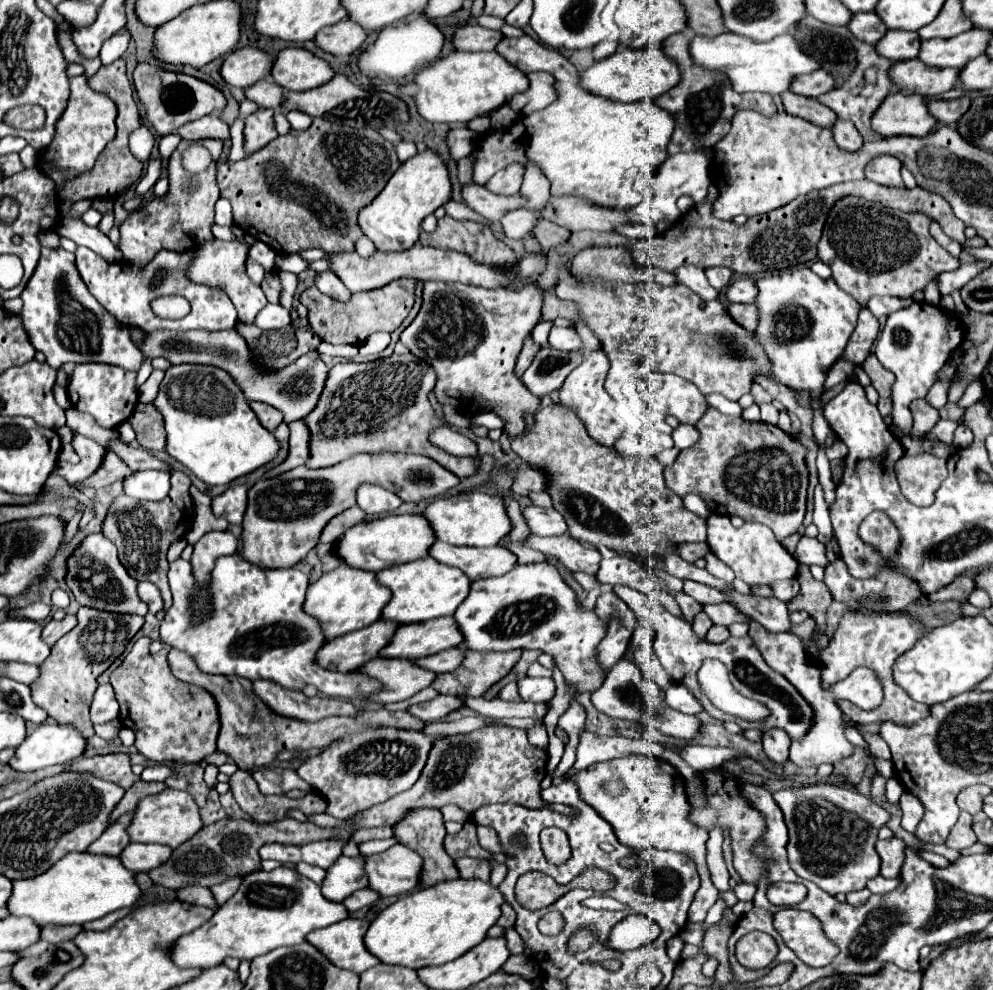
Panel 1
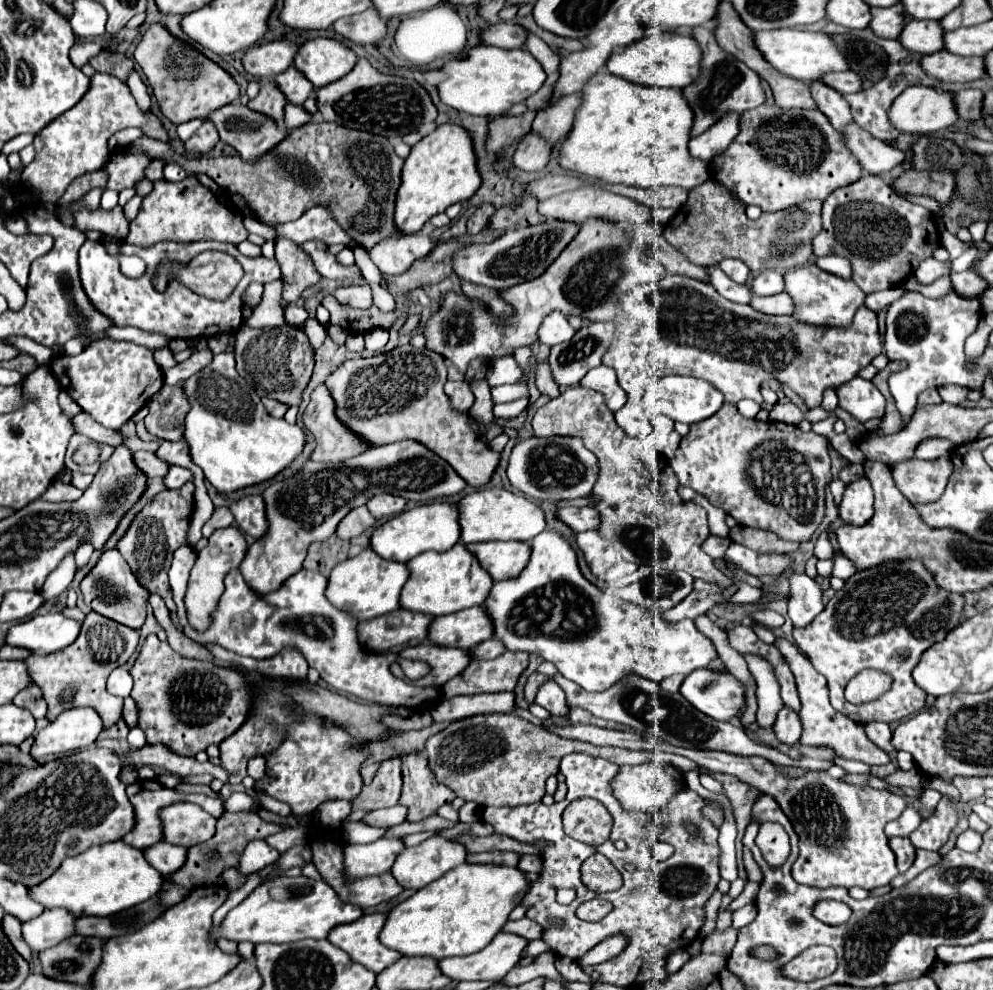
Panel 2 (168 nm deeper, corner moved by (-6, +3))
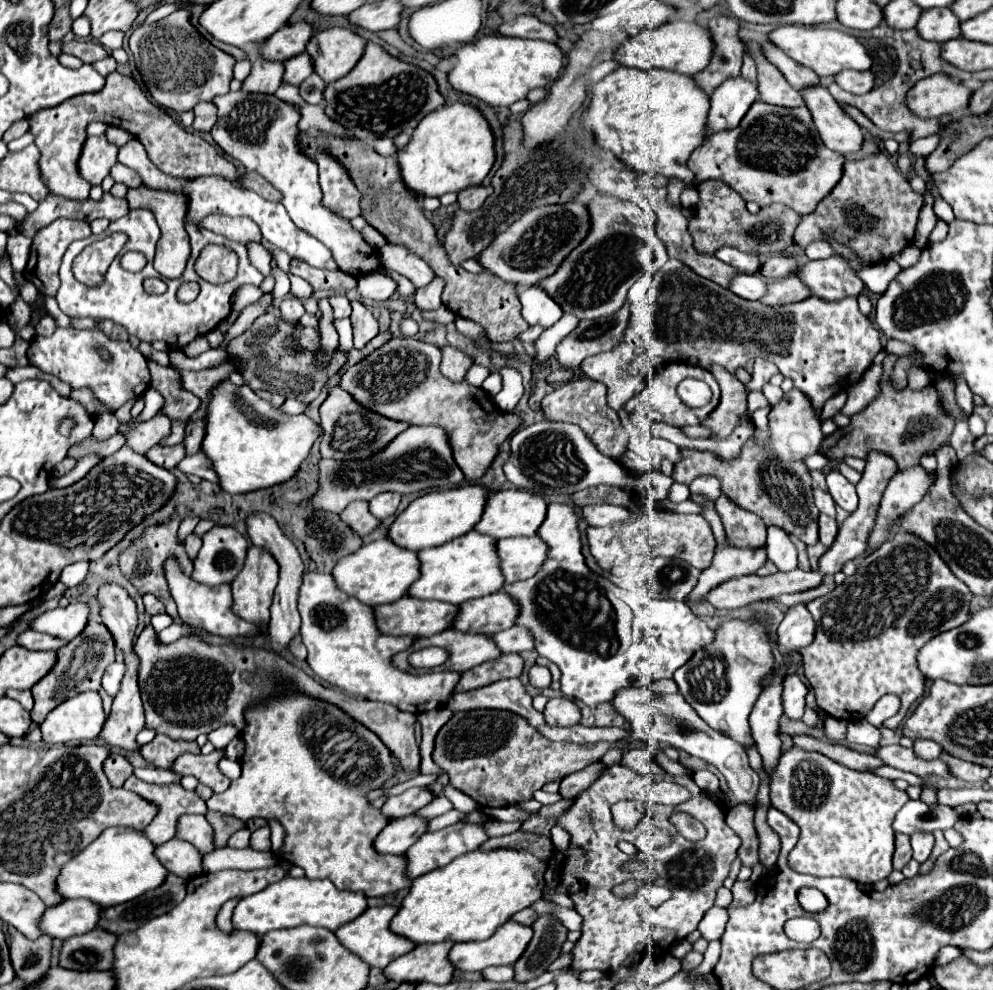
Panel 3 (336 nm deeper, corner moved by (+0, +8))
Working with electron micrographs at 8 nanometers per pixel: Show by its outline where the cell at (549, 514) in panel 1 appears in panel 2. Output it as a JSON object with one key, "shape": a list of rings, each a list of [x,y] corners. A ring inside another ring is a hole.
{"shape":[[[564,507],[556,511],[556,517],[576,533],[598,527],[598,513],[590,507]]]}

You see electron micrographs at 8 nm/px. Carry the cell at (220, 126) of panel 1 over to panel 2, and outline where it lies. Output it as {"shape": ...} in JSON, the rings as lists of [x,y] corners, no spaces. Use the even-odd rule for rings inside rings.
{"shape":[[[230,103],[230,105],[224,105],[220,109],[216,109],[214,113],[210,113],[208,117],[204,117],[206,121],[214,123],[214,127],[218,129],[218,135],[224,143],[232,145],[240,155],[242,159],[246,161],[254,161],[258,159],[260,155],[264,155],[266,151],[270,151],[276,143],[280,143],[286,133],[278,129],[278,125],[274,121],[270,121],[268,117],[256,113],[256,111],[250,111],[248,107],[242,107],[240,103]]]}

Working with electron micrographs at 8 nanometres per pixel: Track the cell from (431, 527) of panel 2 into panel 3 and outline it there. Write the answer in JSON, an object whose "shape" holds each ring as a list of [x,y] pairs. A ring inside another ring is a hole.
{"shape":[[[464,484],[460,488],[450,488],[450,490],[424,494],[420,498],[416,498],[394,520],[388,536],[398,546],[408,548],[408,550],[424,550],[424,548],[446,544],[446,542],[454,540],[456,536],[462,536],[462,534],[470,532],[478,524],[490,492],[492,490],[488,486],[482,486],[482,484]]]}

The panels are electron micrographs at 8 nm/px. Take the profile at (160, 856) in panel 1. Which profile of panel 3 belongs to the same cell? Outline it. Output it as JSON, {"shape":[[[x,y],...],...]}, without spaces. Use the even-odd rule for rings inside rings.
{"shape":[[[174,838],[158,846],[156,856],[170,872],[174,872],[184,880],[190,880],[192,876],[202,874],[202,854],[190,842]]]}

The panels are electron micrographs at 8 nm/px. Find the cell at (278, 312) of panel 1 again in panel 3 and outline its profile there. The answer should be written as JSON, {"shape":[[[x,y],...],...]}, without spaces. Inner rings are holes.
{"shape":[[[288,296],[288,298],[284,298],[280,302],[280,312],[282,312],[282,318],[286,322],[298,322],[304,316],[306,310],[304,310],[304,306],[302,306],[302,302],[298,298]]]}

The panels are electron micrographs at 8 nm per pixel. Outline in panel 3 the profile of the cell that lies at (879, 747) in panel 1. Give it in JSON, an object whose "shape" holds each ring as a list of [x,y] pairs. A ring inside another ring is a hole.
{"shape":[[[888,694],[888,696],[882,696],[882,698],[880,698],[880,702],[878,702],[878,704],[874,706],[874,710],[866,716],[866,720],[878,728],[878,726],[882,726],[882,722],[884,722],[886,718],[894,716],[898,710],[900,710],[900,698]]]}

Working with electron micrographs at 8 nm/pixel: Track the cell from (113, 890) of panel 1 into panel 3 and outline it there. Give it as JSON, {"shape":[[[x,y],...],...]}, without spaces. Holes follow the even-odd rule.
{"shape":[[[108,828],[94,840],[92,846],[86,846],[64,864],[58,876],[58,892],[64,898],[88,898],[104,908],[130,902],[144,892],[158,888],[168,876],[168,870],[160,864],[154,850],[156,846],[142,830]]]}

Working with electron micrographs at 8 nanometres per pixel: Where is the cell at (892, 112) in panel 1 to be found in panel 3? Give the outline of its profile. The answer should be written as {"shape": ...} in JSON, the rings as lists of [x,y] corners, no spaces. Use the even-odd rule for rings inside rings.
{"shape":[[[948,74],[922,78],[908,92],[908,106],[920,118],[940,118],[944,114],[966,110],[972,90],[952,80]]]}

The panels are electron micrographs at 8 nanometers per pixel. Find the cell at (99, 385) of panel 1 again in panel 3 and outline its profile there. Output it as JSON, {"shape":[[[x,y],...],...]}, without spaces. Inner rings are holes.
{"shape":[[[56,328],[52,336],[36,336],[30,342],[28,348],[28,362],[30,366],[40,368],[42,372],[56,374],[60,380],[68,382],[72,388],[92,388],[96,398],[110,406],[112,410],[118,410],[124,402],[130,398],[142,396],[150,386],[150,370],[146,364],[146,358],[140,356],[138,350],[130,346],[130,342],[120,342],[108,338],[98,328],[78,330],[78,328]],[[96,346],[110,352],[110,360],[104,360],[98,356]]]}

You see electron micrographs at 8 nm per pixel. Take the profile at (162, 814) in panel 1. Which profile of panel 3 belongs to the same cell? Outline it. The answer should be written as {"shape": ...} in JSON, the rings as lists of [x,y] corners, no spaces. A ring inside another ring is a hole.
{"shape":[[[186,814],[178,820],[176,838],[192,842],[202,854],[210,854],[216,850],[212,826],[204,816],[198,816],[198,814]]]}

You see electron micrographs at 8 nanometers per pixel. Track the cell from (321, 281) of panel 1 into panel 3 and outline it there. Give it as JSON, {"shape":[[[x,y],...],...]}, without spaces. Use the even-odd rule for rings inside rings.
{"shape":[[[352,302],[350,320],[354,330],[354,350],[362,350],[378,334],[378,320],[362,302]]]}

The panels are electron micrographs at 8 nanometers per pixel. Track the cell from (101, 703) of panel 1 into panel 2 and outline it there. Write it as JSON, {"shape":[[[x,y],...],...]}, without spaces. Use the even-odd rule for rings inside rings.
{"shape":[[[118,667],[118,669],[114,669],[110,673],[110,677],[108,677],[108,691],[112,695],[116,695],[116,697],[122,697],[122,699],[130,695],[130,691],[132,691],[132,677],[130,677],[128,669]]]}

